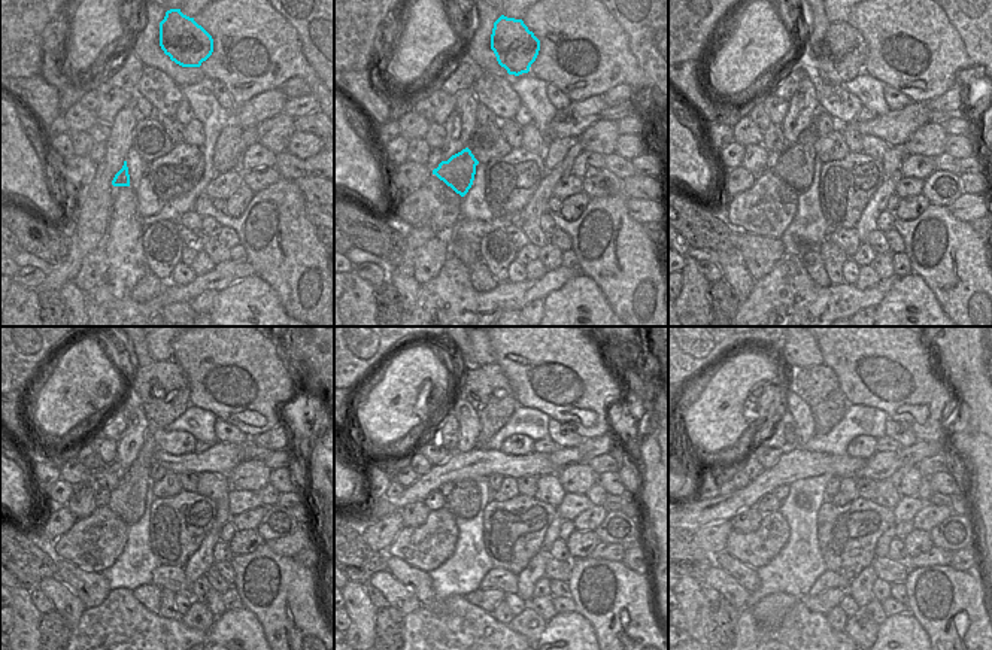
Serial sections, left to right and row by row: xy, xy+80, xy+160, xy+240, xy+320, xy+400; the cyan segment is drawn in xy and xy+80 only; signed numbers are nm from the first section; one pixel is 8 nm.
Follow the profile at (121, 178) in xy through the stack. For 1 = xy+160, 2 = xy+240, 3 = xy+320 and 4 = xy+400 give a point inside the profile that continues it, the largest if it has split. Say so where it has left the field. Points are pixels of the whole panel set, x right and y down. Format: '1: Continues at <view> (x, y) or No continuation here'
1: Continues at xy+160 (795, 167)
2: Continues at xy+240 (161, 389)
3: Continues at xy+320 (487, 388)
4: Continues at xy+400 (818, 386)

